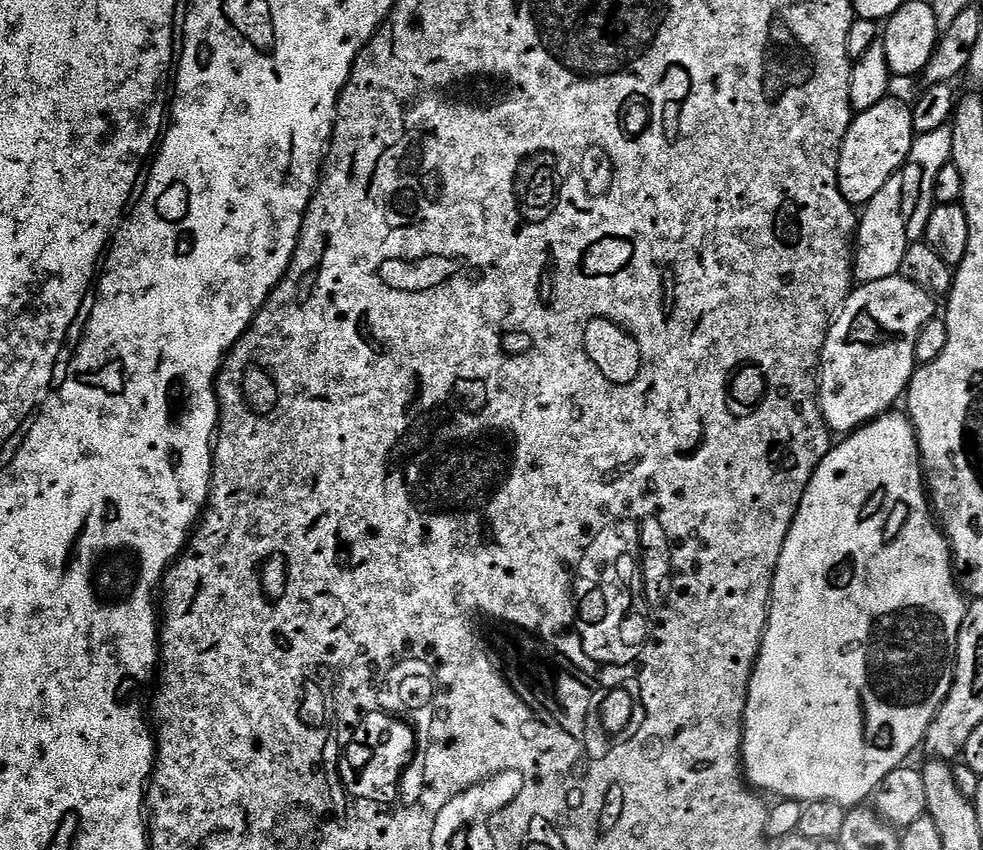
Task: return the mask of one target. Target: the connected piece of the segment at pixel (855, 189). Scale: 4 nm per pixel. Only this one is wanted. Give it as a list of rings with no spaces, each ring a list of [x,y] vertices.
[[[886,98],[878,102],[878,106],[870,106],[870,110],[859,113],[848,127],[844,145],[840,147],[840,165],[838,166],[838,182],[848,203],[853,206],[866,206],[876,197],[878,190],[890,182],[892,175],[908,161],[912,149],[914,133],[912,131],[912,109],[900,100]]]

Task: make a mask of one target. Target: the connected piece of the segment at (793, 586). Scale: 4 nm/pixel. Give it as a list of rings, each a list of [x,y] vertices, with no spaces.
[[[896,411],[885,412],[883,416],[845,435],[841,444],[840,441],[833,443],[828,449],[826,458],[822,458],[806,486],[778,558],[772,579],[772,599],[768,602],[768,621],[748,683],[744,743],[740,745],[740,755],[745,781],[761,793],[773,792],[780,800],[798,800],[804,804],[834,802],[846,810],[863,805],[867,801],[864,799],[867,796],[869,799],[881,782],[894,769],[901,767],[915,748],[923,745],[926,730],[950,694],[950,686],[954,682],[956,647],[964,621],[966,596],[954,575],[948,539],[930,511],[930,496],[926,491],[916,431],[907,415],[903,411]]]

